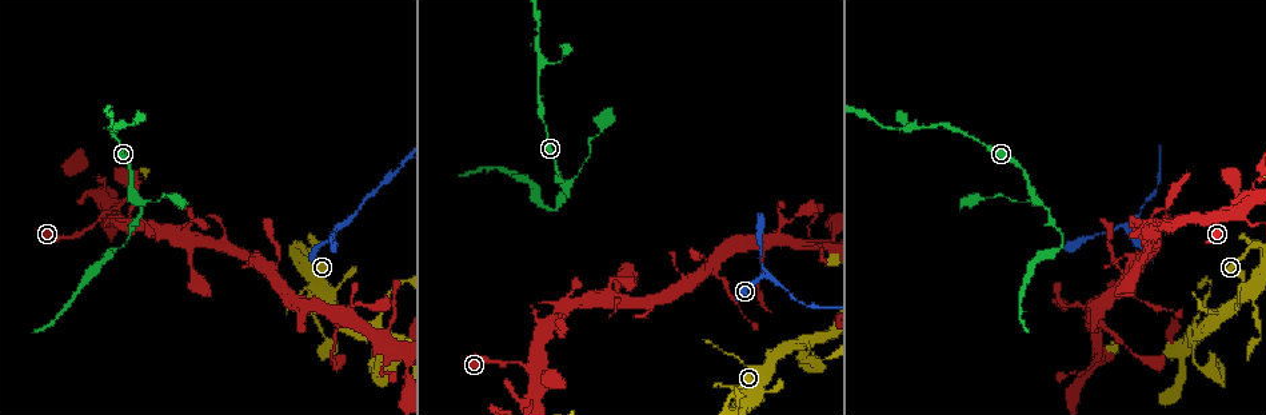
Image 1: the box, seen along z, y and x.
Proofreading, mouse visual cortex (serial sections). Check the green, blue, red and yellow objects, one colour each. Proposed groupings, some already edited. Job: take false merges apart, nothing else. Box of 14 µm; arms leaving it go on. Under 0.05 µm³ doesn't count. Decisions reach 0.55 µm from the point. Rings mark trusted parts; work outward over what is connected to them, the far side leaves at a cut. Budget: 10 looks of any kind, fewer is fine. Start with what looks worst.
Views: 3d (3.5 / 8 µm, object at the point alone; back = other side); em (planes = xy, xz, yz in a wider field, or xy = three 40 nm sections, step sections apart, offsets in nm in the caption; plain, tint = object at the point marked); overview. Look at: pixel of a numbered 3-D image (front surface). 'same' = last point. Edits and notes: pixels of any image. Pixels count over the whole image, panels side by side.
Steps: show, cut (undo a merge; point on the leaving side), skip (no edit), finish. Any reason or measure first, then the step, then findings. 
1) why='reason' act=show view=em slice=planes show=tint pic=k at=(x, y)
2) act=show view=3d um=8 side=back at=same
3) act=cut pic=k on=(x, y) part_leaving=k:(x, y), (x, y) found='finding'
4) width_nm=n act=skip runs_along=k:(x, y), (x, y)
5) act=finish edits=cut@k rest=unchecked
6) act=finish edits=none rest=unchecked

why='side arm on a straight run' act=show view=3d um=8 side=back pic=1 at=(1034, 200)

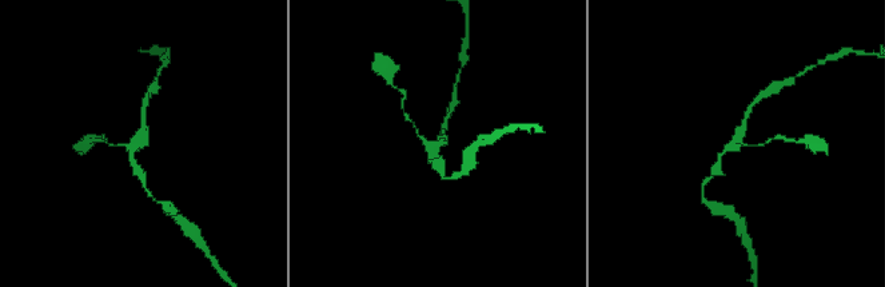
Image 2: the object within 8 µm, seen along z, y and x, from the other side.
act=show view=3d um=3.5 pic=2 at=(136, 143)

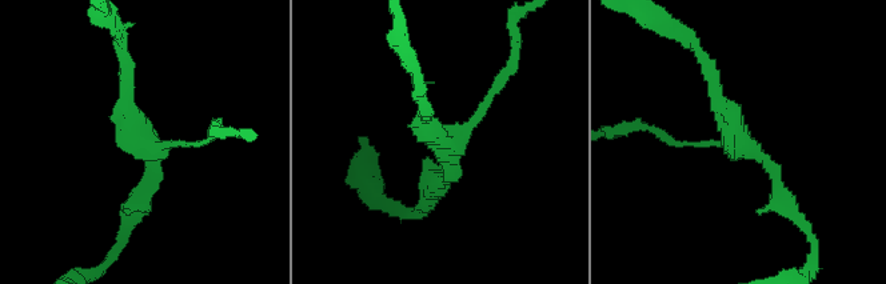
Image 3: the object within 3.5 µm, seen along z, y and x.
arms=3 arm_widths_nm=100,150,200 why='now the EM' act=show view=em slice=xy step=1 show=tint pic=3 at=(141, 143)

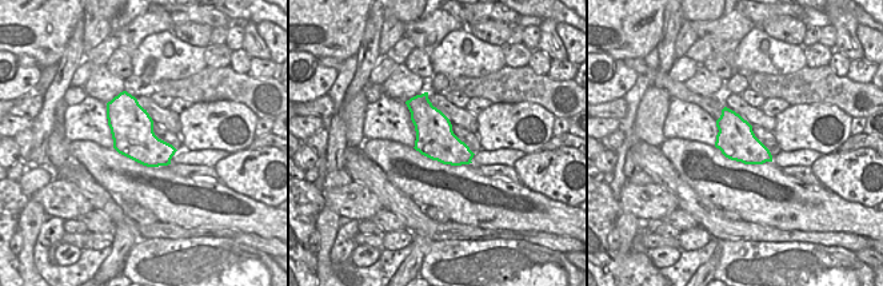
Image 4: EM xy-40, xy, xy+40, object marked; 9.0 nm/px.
act=skip found='all the same cell'

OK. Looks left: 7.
why='abrupt turn' act=show view=3d um=3.5 pic=1 at=(337, 224)

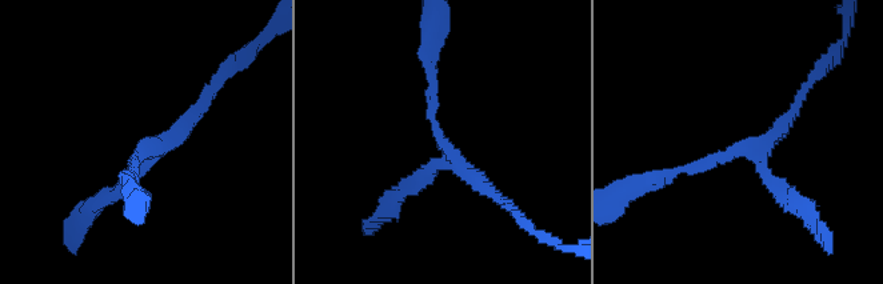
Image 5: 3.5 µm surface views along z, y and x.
act=show view=em slice=xy step=5 show=tint pic=5 at=(154, 151)

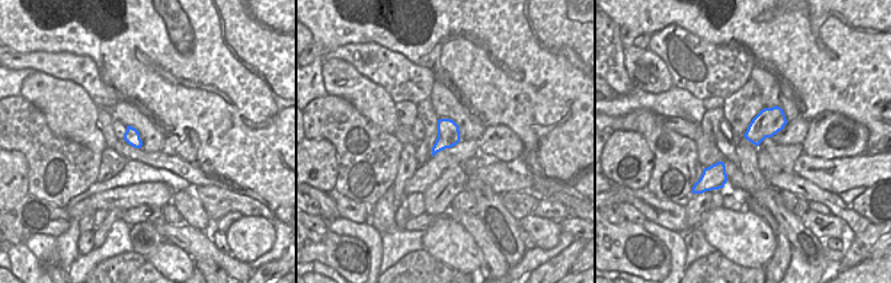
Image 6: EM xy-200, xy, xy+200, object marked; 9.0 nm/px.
act=skip runs_along=5:(791, 203), (750, 150), (675, 170) found='continuous, no second cell'

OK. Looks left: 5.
why='four-way junction' act=show view=3d um=3.5 pic=1 at=(1188, 338)

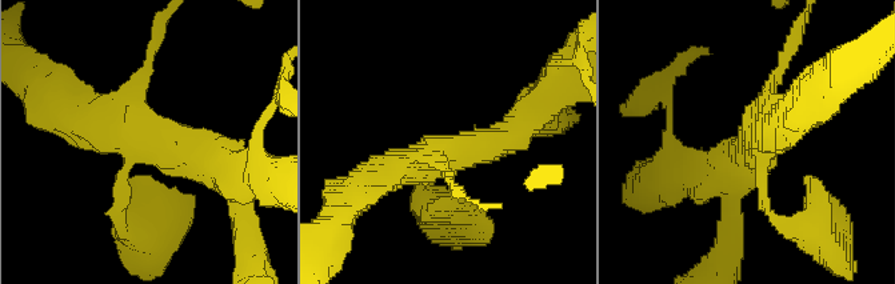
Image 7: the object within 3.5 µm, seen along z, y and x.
why='need the tissue' act=show view=em slice=xy step=1 show=tint pic=7 at=(760, 136)

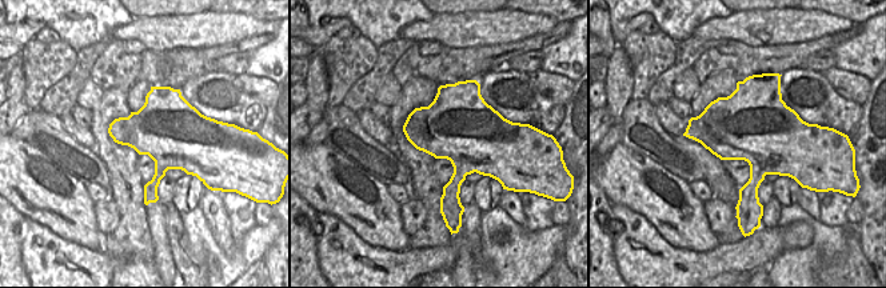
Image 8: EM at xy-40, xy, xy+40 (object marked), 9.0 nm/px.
arm_widths_nm=150,150,400,450 act=skip runs_along=7:(355, 194), (511, 132) found='continuous, no second cell'

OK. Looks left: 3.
why='branch point' act=show view=3d um=3.5 pic=1 at=(115, 127)

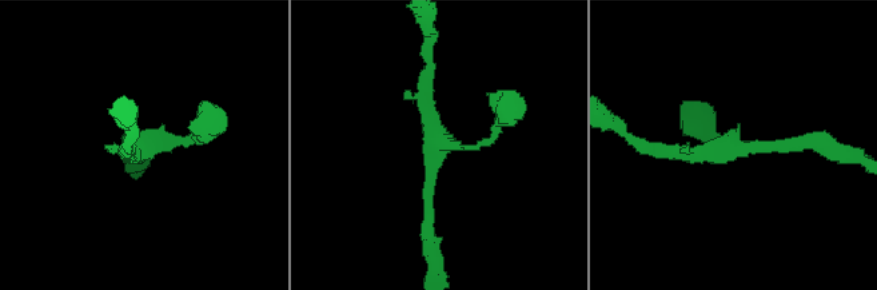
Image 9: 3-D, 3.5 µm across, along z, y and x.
why='need the tissue' act=show view=em slice=xy step=1 show=tint pic=9 at=(434, 145)

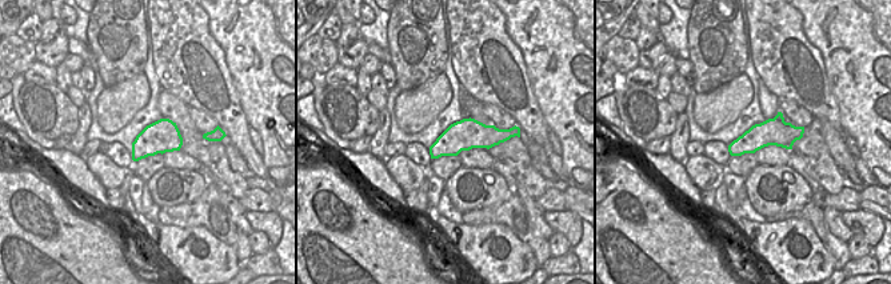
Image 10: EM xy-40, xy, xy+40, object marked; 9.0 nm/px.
why='another direction' act=show view=em slice=xy step=2 show=tint at=same

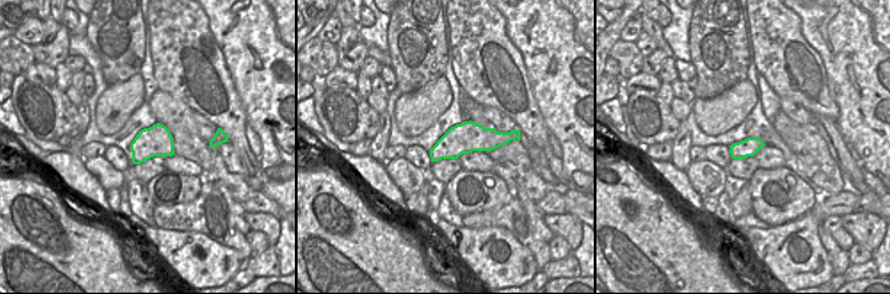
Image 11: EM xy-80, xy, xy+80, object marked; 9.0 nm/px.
width_nm=280 act=skip runs_along=9:(825, 143), (698, 157), (654, 147) found='one cell here'

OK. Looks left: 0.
act=finish edits=none rest=unchecked

